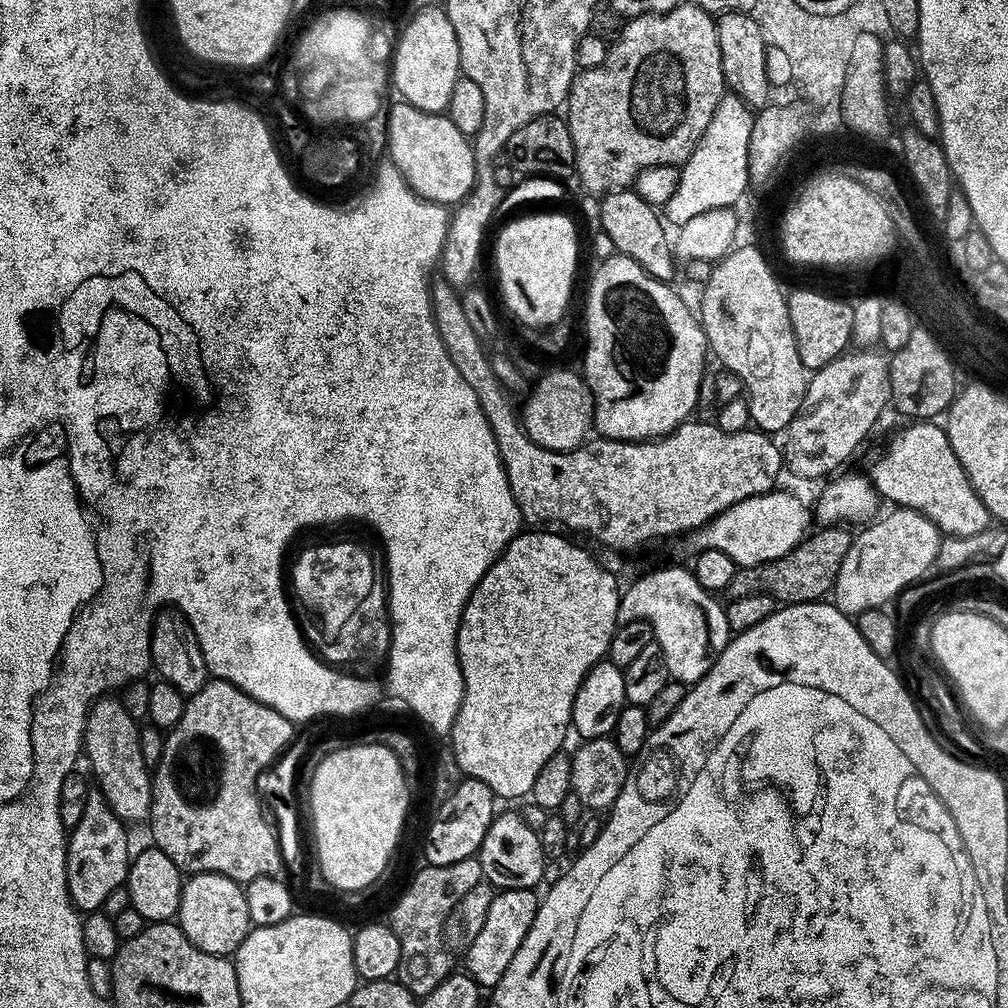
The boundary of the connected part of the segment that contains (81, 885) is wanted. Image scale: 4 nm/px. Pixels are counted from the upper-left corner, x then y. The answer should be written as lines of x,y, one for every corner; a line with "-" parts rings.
96,794
91,797
86,806
86,814
82,814
82,822
78,822
76,828
71,829
68,841
68,893
73,904
81,913
99,913
104,908
103,904
123,889
128,882
128,869
130,867
130,855
128,856
128,832
123,820
118,819
112,813
112,807
103,795

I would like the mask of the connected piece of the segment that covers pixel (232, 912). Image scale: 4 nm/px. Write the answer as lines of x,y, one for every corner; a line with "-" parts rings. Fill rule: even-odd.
201,872
193,875
184,885
184,892
180,902
180,915
178,917
180,929
206,954
215,956
235,957
242,942
252,931
254,925
250,918
250,906
246,906
244,888
228,876
220,876
217,872

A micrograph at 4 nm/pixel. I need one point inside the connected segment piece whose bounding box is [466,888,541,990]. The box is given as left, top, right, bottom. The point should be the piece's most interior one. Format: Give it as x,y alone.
511,917

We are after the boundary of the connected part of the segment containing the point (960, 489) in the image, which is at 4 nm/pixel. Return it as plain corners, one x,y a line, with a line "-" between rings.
912,422
908,425
909,428
898,433
889,442
888,449
877,458
870,475
875,491
877,488
892,506
913,508
915,512
921,512
934,521
945,537
982,534
982,530
993,527
994,517
986,510
982,498
978,498
962,462
958,462
958,454
954,454
954,446
950,446
947,431
936,422

